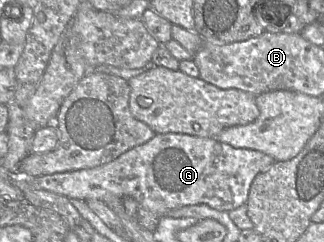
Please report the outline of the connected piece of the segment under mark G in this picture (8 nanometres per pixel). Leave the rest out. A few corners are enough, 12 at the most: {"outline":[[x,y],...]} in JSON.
{"outline":[[156,134],[94,168],[29,178],[69,199],[130,196],[157,217],[231,211],[274,158]]}

